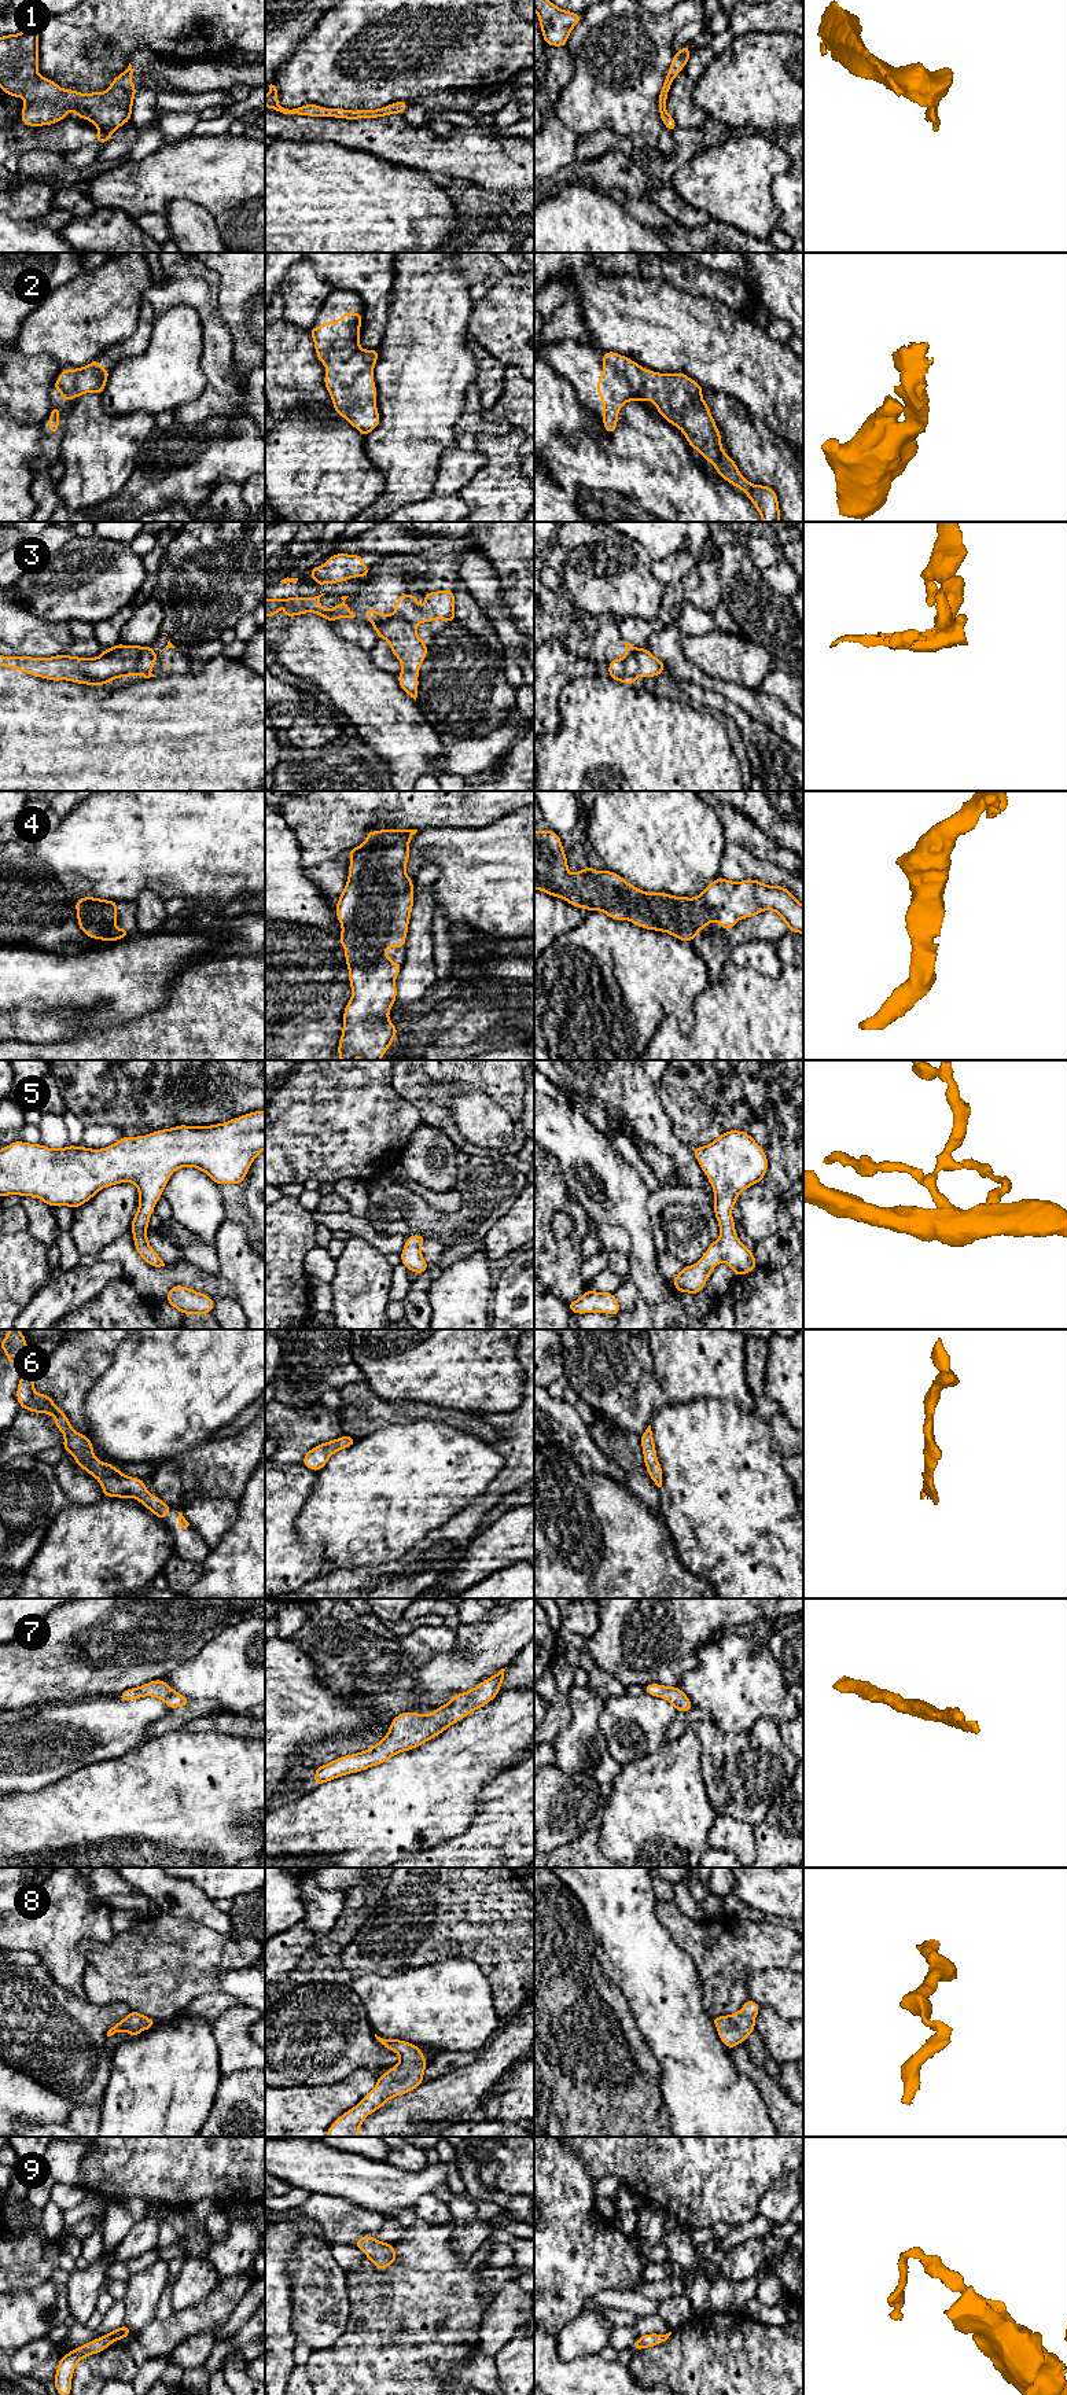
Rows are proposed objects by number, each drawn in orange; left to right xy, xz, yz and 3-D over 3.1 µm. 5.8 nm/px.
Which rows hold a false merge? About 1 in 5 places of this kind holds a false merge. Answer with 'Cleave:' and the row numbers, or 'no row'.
Cleave: no row

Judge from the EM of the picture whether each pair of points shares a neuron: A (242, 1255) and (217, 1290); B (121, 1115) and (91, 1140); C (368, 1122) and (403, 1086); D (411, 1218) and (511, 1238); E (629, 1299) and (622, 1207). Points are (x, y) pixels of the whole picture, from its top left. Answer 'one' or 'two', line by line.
A: two
B: two
C: two
D: two
E: two

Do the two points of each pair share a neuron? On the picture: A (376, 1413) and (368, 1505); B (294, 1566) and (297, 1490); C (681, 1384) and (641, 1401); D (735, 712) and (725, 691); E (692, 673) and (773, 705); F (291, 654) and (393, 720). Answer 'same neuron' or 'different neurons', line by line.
A: different neurons
B: same neuron
C: different neurons
D: different neurons
E: same neuron
F: same neuron

